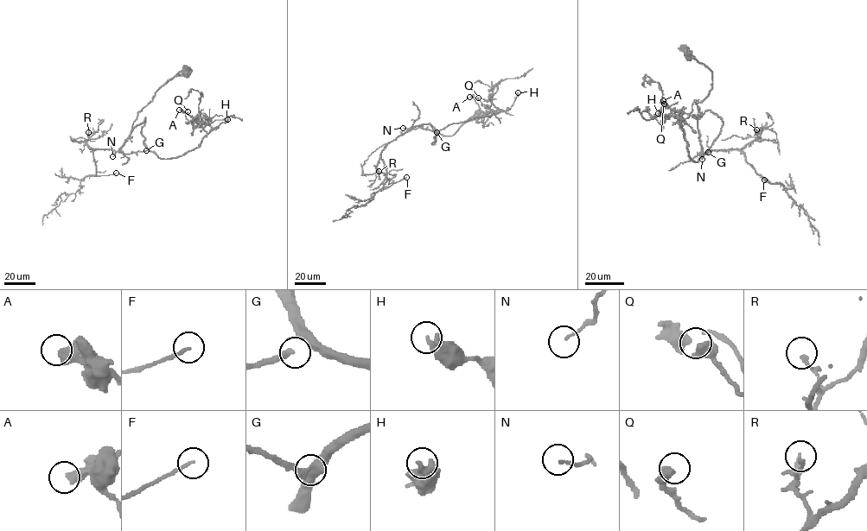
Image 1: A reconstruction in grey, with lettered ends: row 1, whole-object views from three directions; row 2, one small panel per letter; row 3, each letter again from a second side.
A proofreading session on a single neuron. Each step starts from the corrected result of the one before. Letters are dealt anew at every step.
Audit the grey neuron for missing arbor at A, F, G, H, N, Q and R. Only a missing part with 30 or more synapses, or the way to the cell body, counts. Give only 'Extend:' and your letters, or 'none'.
Extend: none

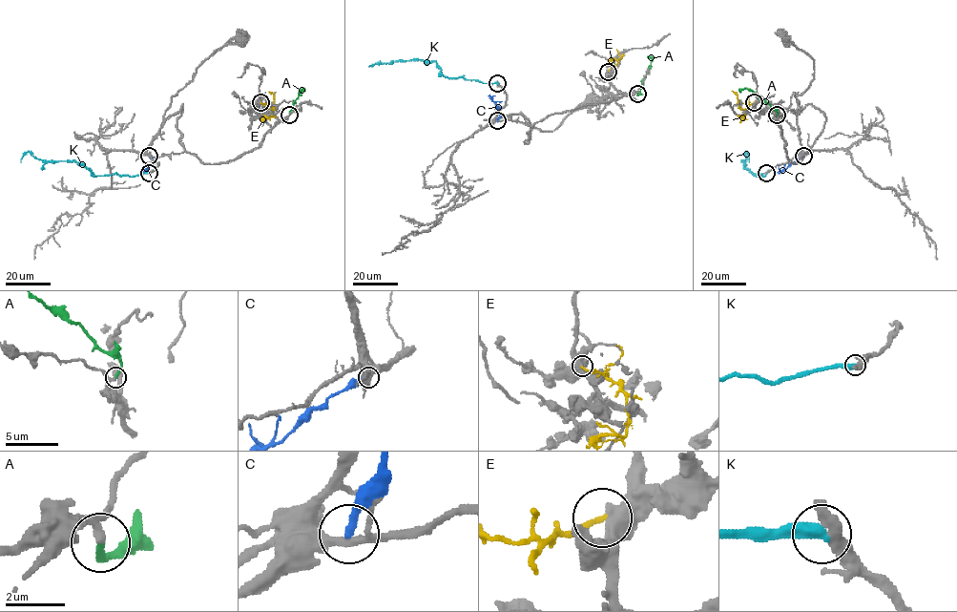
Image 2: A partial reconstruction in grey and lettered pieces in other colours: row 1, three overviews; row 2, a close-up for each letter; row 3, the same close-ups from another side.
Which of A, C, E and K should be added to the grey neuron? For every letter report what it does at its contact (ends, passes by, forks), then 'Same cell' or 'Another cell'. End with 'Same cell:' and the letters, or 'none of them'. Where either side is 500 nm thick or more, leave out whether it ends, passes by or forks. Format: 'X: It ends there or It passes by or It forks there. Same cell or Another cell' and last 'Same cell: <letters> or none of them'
A: It ends there. Same cell
C: It ends there. Another cell
E: Another cell
K: It ends there. Another cell
Same cell: A

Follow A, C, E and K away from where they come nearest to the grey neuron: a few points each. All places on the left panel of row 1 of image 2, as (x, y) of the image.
A: (289, 115), (299, 94), (304, 90), (299, 91)
C: (149, 156), (153, 160), (144, 170), (154, 164)
E: (260, 102), (271, 109), (274, 94), (268, 91)
K: (150, 173), (133, 177), (114, 174), (96, 176), (76, 162), (44, 161), (27, 152), (21, 161)

